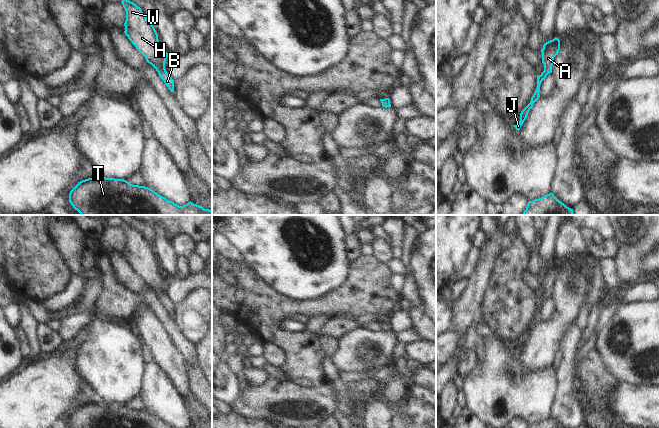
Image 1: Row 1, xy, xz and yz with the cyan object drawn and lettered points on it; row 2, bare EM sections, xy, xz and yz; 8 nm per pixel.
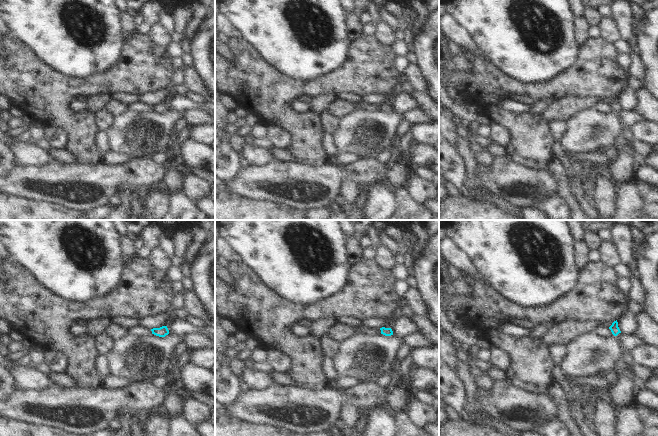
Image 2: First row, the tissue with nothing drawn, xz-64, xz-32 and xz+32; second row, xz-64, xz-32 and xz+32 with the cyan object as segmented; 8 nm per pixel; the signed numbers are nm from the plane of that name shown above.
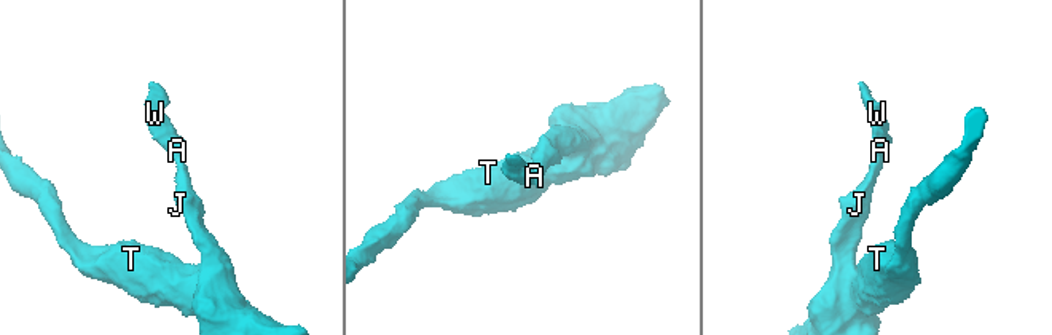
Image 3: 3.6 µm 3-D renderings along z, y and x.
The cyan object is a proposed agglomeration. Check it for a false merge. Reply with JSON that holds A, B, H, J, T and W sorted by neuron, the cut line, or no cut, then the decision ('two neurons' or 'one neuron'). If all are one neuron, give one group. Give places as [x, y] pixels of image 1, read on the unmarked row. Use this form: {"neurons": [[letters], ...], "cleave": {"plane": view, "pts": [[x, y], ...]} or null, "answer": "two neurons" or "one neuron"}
{"neurons": [["A", "B", "H", "J", "T", "W"]], "cleave": null, "answer": "one neuron"}

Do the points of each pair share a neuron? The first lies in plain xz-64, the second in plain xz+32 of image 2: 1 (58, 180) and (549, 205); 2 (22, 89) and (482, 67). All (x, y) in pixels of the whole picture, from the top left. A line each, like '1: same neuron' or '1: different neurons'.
1: different neurons
2: same neuron

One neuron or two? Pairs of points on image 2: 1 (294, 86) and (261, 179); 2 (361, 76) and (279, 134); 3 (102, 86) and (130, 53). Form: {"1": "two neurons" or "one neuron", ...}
{"1": "two neurons", "2": "two neurons", "3": "one neuron"}

